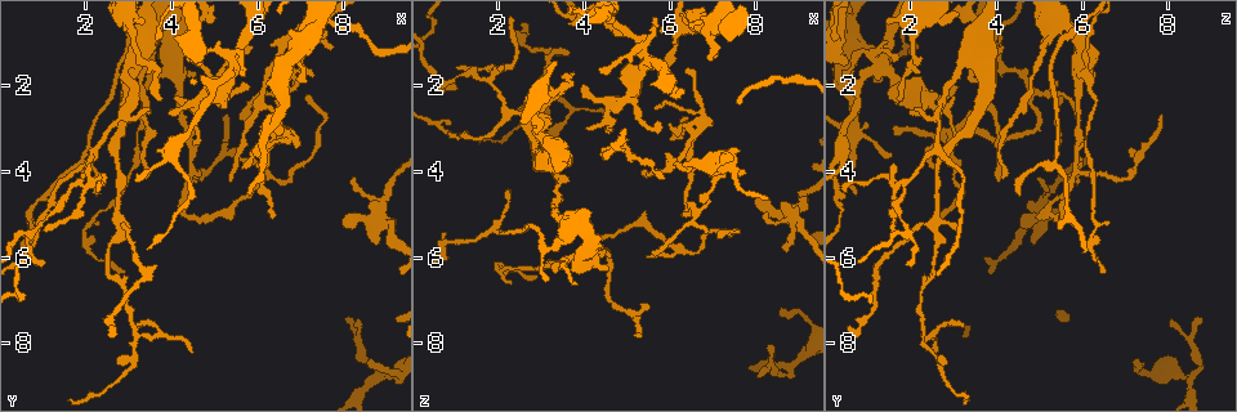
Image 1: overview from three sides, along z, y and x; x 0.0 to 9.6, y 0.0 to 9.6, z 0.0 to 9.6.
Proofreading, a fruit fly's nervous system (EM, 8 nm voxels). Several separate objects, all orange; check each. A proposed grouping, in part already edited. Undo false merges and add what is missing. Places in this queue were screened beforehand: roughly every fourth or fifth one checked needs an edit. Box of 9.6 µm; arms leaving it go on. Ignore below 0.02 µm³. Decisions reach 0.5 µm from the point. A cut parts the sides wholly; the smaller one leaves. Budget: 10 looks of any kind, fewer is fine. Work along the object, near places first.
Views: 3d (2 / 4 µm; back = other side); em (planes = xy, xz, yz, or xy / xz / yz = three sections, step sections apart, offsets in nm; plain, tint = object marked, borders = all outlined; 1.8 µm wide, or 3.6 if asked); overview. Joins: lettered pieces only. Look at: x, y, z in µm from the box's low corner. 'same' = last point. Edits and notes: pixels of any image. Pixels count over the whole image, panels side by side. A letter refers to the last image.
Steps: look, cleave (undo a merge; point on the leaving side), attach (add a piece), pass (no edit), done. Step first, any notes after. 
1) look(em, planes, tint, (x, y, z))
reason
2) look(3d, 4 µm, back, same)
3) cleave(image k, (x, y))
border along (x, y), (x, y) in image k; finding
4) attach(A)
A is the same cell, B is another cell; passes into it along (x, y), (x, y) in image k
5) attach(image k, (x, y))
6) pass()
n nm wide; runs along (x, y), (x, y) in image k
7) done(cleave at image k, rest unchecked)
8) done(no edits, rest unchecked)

look(em, planes, borders, (8.75, 8.80, 8.50))

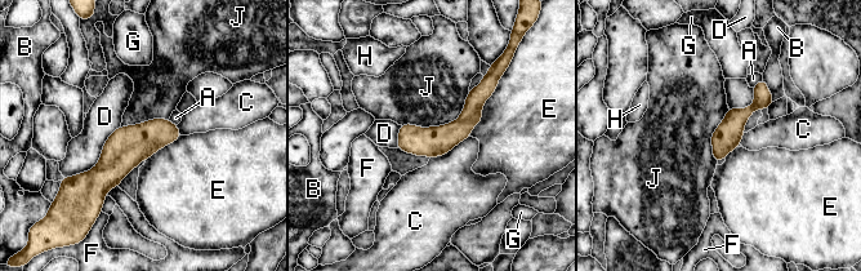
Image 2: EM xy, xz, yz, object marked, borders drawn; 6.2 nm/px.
pass()
A, B, C, D, E, F, G, H and J are other cells; border along (469, 92), (451, 121), (401, 125) in image 2; continuous, no second neuron

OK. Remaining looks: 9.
look(3d, 4 µm, (3.65, 2.35, 1.65))
branch stops here

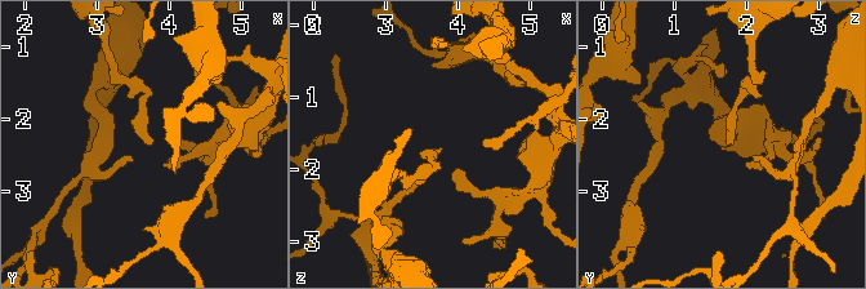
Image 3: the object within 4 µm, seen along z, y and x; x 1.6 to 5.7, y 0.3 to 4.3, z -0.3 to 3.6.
look(em, planes, borders, (3.70, 2.30, 1.65))
now the EM

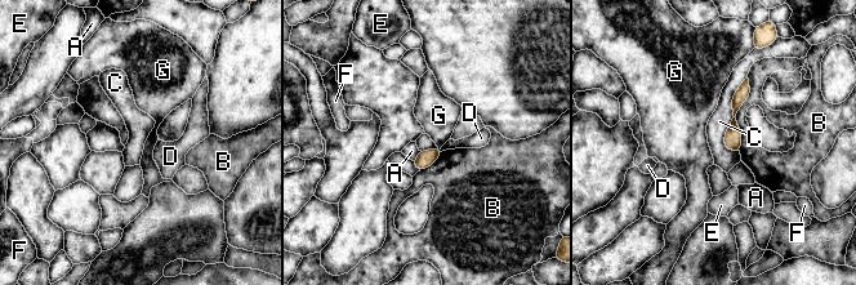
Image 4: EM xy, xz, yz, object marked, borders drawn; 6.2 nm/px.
pass()
100 nm wide; A, B, C, D, E, F and G are other cells; runs along (745, 84), (735, 106), (732, 147) in image 4; no lettered piece goes on from it

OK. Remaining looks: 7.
look(3d, 2 µm, (0.90, 6.20, 1.95))
tapers out

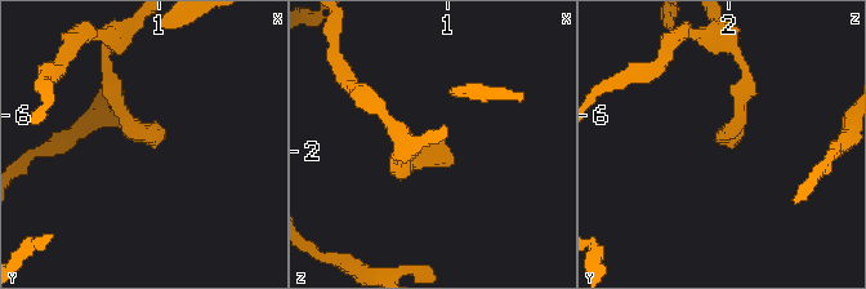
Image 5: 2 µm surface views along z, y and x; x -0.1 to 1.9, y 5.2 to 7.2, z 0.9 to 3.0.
look(em, planes, borders, (0.92, 6.18, 1.88))
now the EM

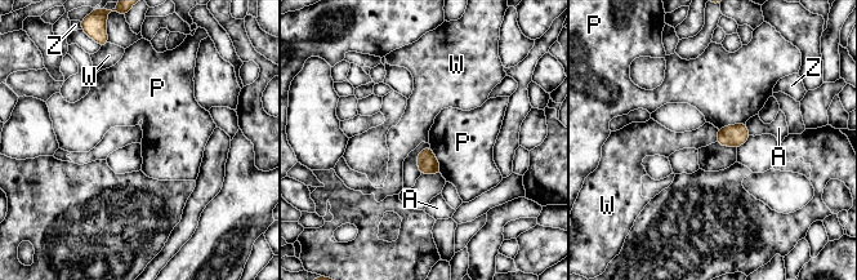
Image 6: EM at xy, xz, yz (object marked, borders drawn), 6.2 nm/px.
pass()
A, P, W and Z are other cells; border along (718, 129), (715, 141) in image 6; no lettered piece goes on from it

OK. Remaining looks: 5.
look(em, xy, step 16, tint, (1.90, 4.25, 1.90))

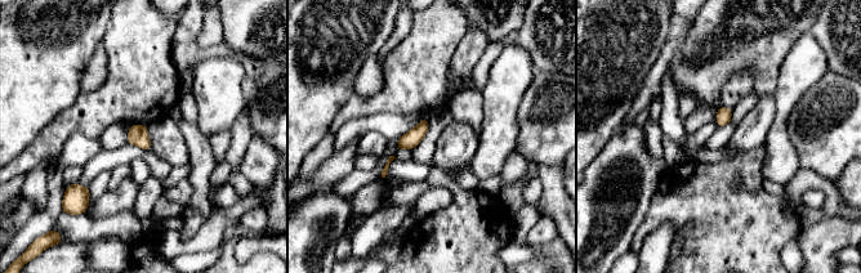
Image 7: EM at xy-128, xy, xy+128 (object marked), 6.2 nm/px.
look(em, planes, borders, same)

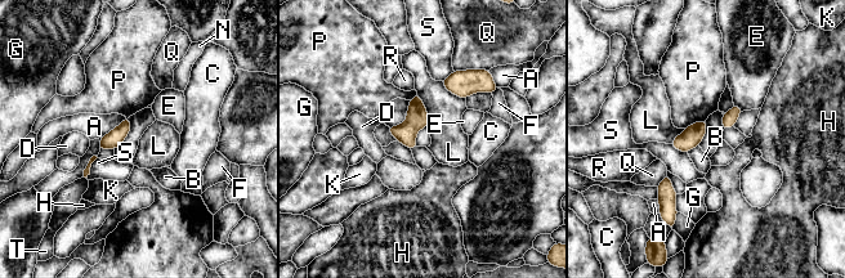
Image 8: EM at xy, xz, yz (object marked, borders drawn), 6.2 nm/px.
pass()
A, B, C, D, E, F, G, H, K, L, N, P, Q, R, S and T are other cells; all the same neuron

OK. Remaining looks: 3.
look(3d, 2 µm, (3.05, 0.75, 5.80))

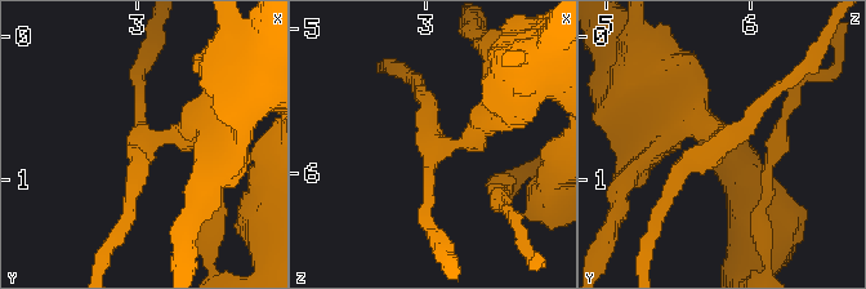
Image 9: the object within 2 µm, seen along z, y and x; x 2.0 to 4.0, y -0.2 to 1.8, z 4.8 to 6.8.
look(em, planes, plain, (3.04, 0.76, 5.78))

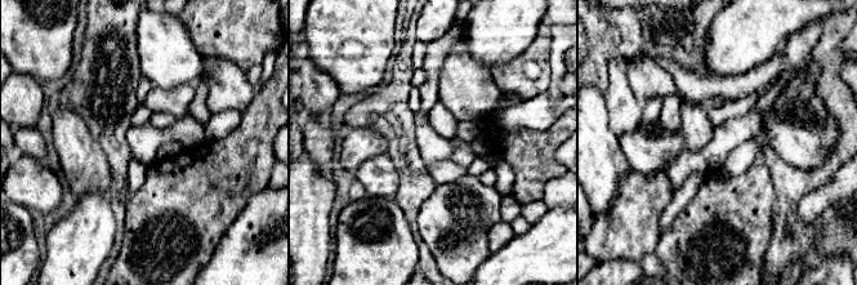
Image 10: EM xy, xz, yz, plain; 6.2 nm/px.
look(em, planes, borders, same)

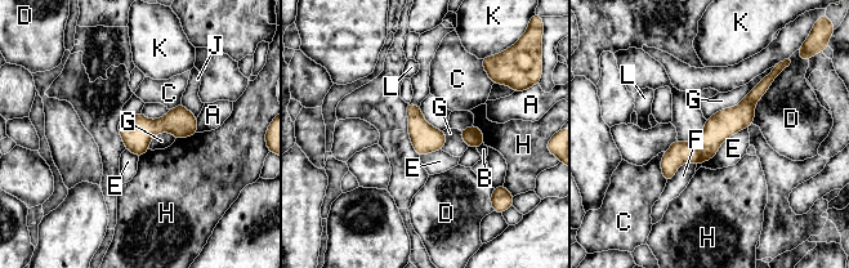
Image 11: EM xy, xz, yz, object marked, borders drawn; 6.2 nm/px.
pass()
170 nm wide; A, B, C, D, E, F, G, H, J, K and L are other cells; border along (747, 126), (697, 165) in image 11; all the same neuron

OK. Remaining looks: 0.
done(no edits, rest unchecked)

